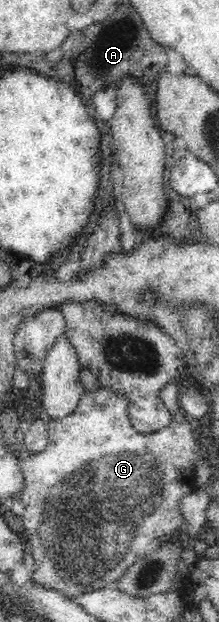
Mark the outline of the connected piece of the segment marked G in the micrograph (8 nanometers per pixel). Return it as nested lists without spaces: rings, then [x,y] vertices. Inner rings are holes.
[[[176,383],[167,384],[160,398],[172,415],[169,426],[151,434],[141,434],[129,422],[125,397],[110,392],[109,388],[85,392],[73,413],[47,422],[47,446],[23,460],[23,530],[33,544],[31,550],[39,550],[35,556],[33,582],[41,588],[73,600],[80,594],[110,586],[143,554],[147,544],[159,536],[176,534],[183,524],[177,506],[196,485],[195,462],[203,444],[193,436],[193,428],[179,408]],[[43,550],[53,550],[53,558]]]

